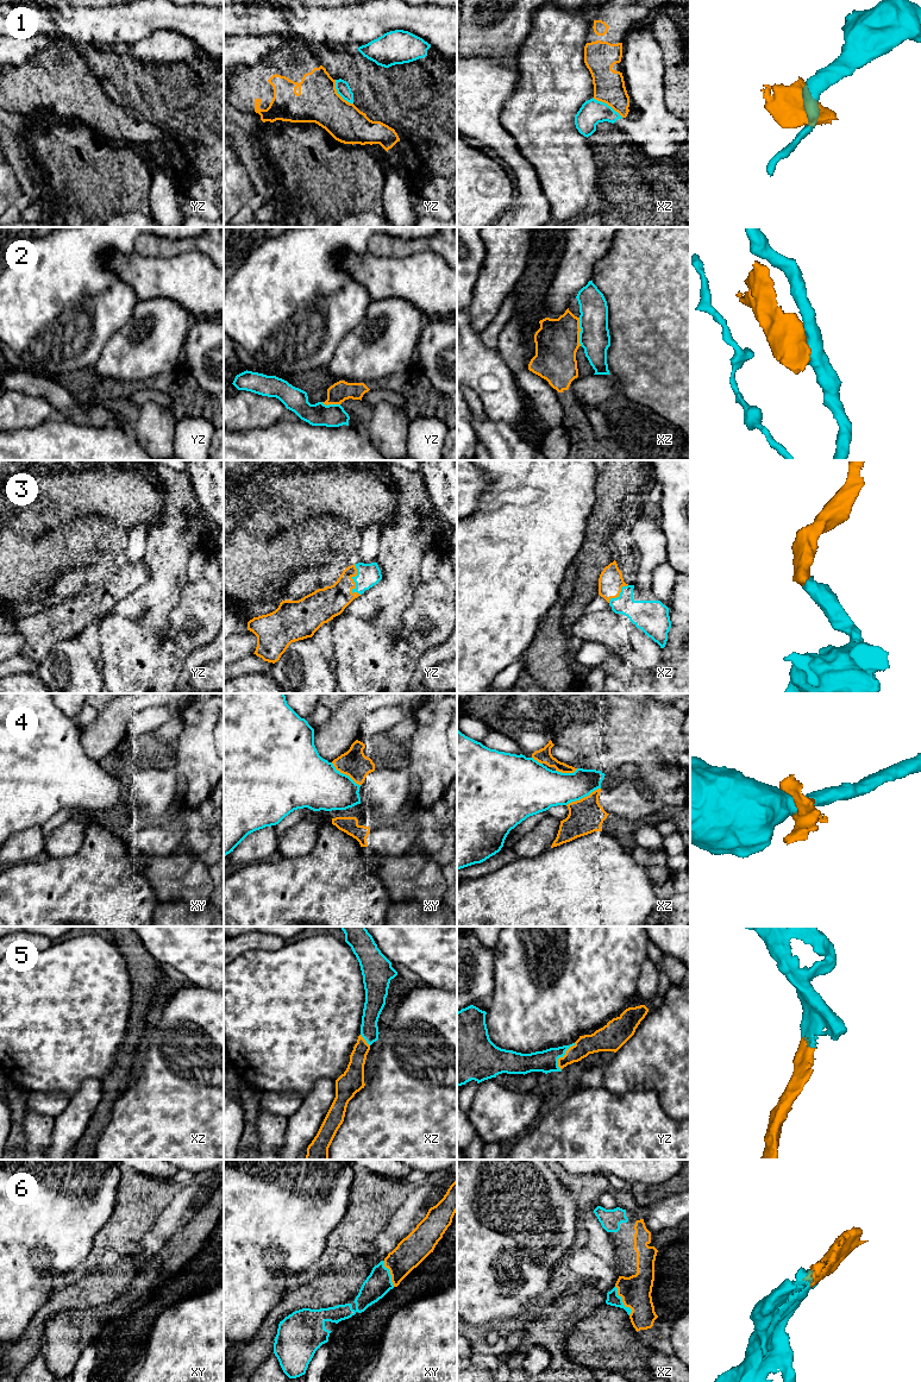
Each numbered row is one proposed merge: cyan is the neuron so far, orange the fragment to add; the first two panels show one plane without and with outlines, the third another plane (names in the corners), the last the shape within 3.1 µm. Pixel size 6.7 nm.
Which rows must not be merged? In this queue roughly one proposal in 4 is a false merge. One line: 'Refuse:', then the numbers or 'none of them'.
Refuse: 1, 2, 4

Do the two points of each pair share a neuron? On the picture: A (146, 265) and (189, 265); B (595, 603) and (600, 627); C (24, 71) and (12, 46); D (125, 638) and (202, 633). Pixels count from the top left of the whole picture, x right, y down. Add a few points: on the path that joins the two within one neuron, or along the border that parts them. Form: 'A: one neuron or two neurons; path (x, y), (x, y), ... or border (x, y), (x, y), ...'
A: one neuron; path (157, 267), (179, 267)
B: two neurons; border (607, 608), (584, 614)
C: two neurons; border (44, 50), (30, 61), (12, 66)
D: one neuron; path (144, 648), (174, 648), (183, 639)

